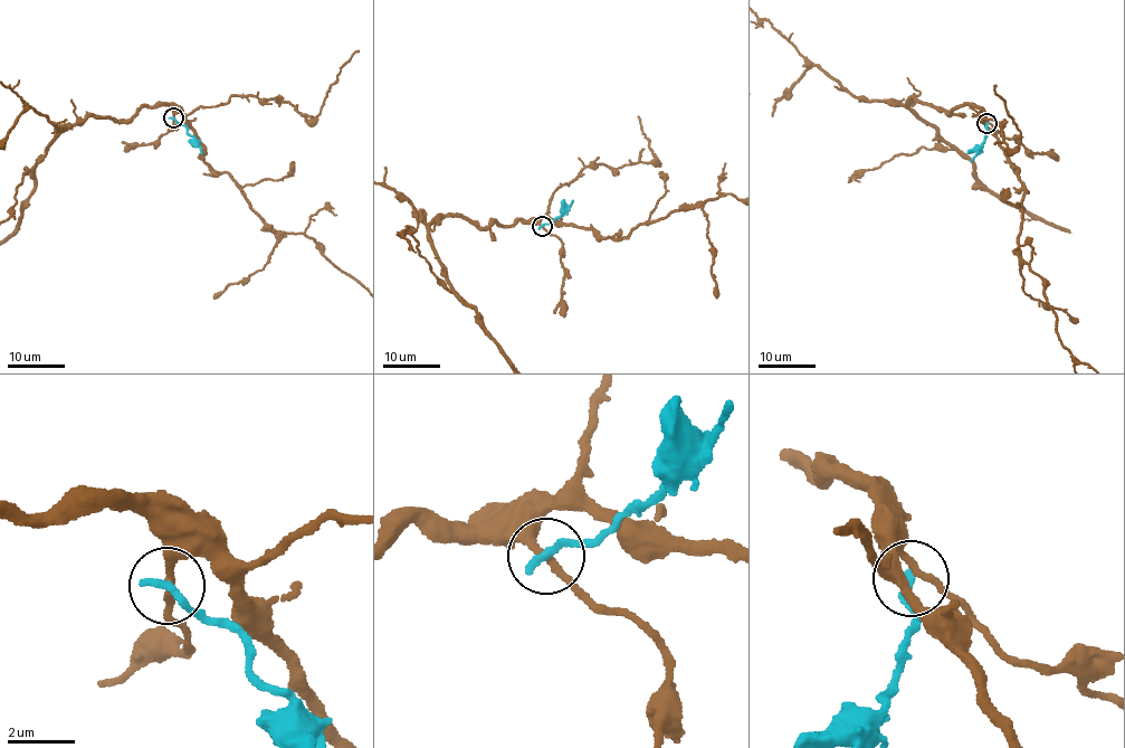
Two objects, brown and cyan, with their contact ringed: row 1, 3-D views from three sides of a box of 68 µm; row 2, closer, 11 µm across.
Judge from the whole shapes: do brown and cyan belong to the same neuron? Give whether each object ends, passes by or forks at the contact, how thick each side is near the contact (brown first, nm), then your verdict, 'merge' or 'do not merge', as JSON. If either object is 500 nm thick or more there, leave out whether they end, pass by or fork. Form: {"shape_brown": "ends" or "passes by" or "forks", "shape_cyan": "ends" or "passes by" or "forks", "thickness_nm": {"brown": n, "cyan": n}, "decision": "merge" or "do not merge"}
{"shape_brown": "passes by", "shape_cyan": "ends", "thickness_nm": {"brown": 200, "cyan": 280}, "decision": "do not merge"}

